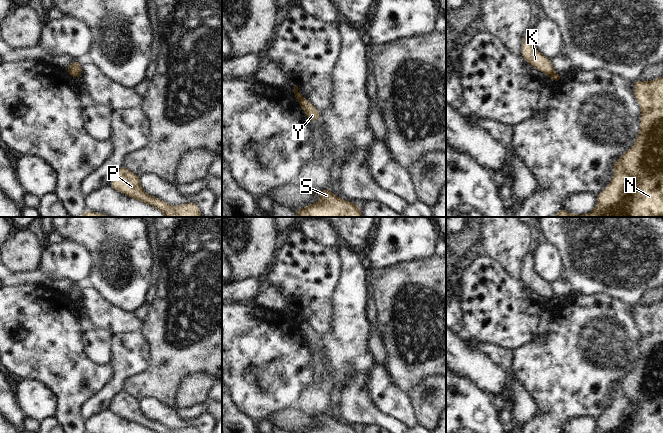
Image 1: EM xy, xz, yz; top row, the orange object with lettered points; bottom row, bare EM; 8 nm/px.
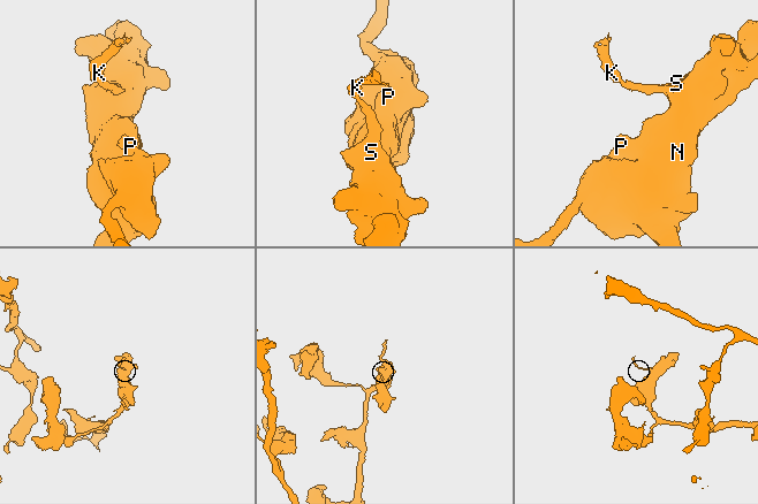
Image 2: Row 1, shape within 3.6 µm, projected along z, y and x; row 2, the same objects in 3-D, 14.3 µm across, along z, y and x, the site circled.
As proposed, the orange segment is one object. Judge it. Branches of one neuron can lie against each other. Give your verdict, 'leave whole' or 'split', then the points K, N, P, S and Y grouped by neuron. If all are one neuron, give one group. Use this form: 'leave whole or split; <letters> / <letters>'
split; K / N P S Y

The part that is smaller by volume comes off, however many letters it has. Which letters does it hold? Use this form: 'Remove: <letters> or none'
Remove: K

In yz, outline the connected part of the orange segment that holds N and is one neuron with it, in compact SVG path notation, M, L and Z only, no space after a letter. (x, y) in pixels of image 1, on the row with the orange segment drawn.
M663 75L659 79L653 81L635 81L633 82L634 97L641 108L640 130L636 143L619 157L611 168L615 170L615 176L611 177L611 184L607 186L597 197L597 205L594 210L585 215L575 215L564 209L560 209L554 217L661 217L663 216Z

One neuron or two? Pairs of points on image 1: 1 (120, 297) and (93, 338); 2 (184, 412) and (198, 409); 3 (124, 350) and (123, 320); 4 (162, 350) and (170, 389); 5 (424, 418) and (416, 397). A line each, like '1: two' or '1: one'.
1: two
2: one
3: two
4: one
5: one

